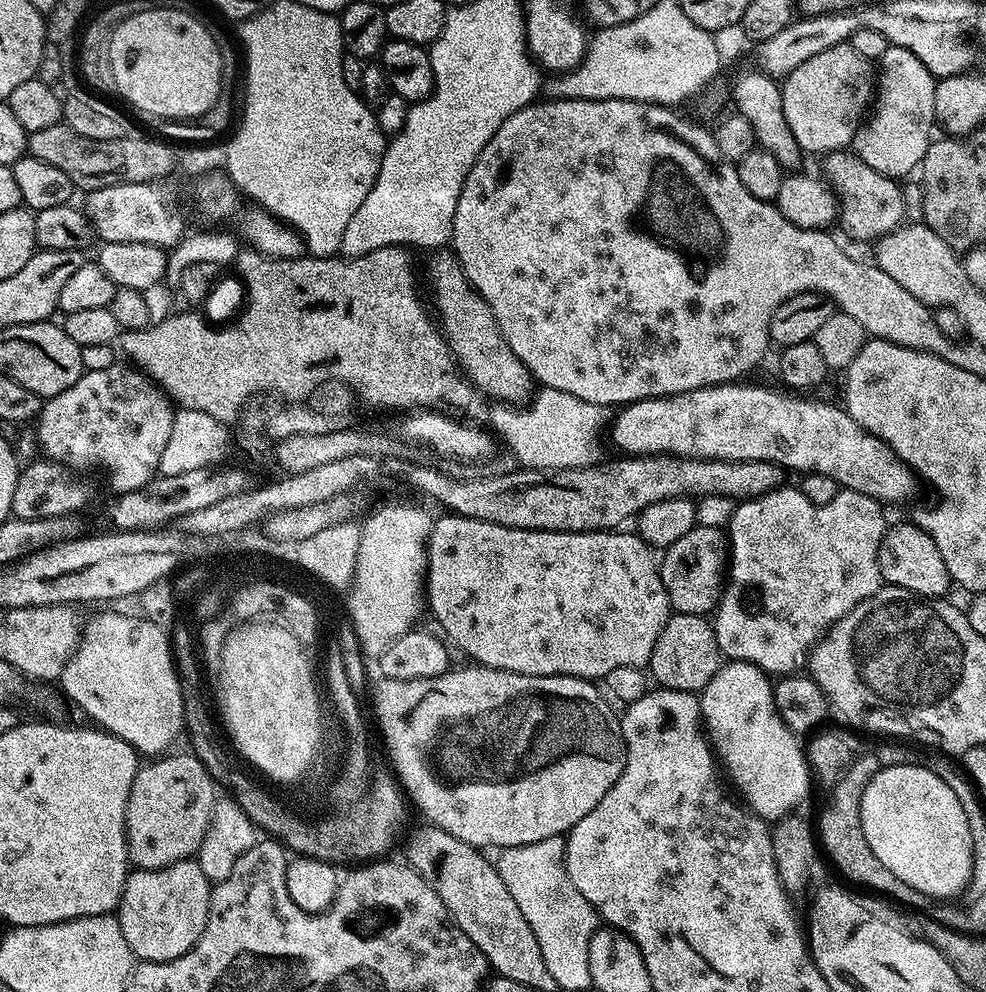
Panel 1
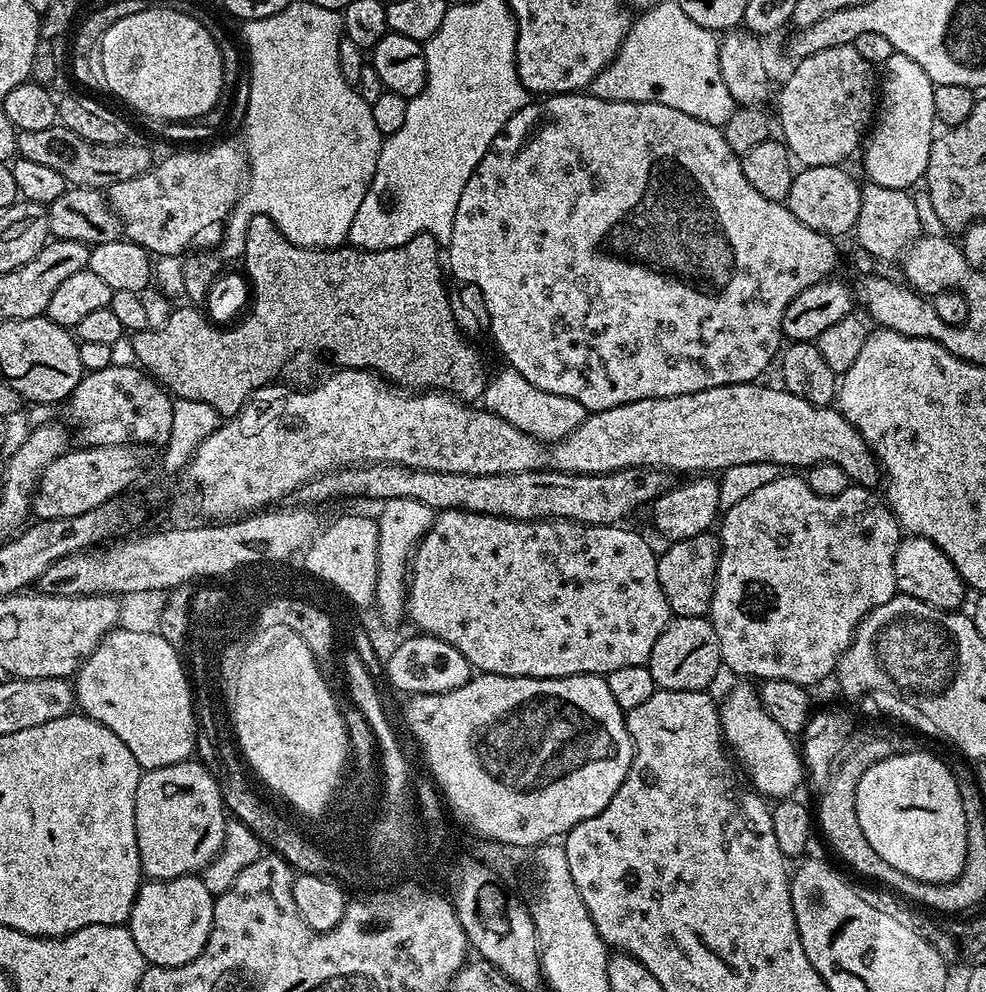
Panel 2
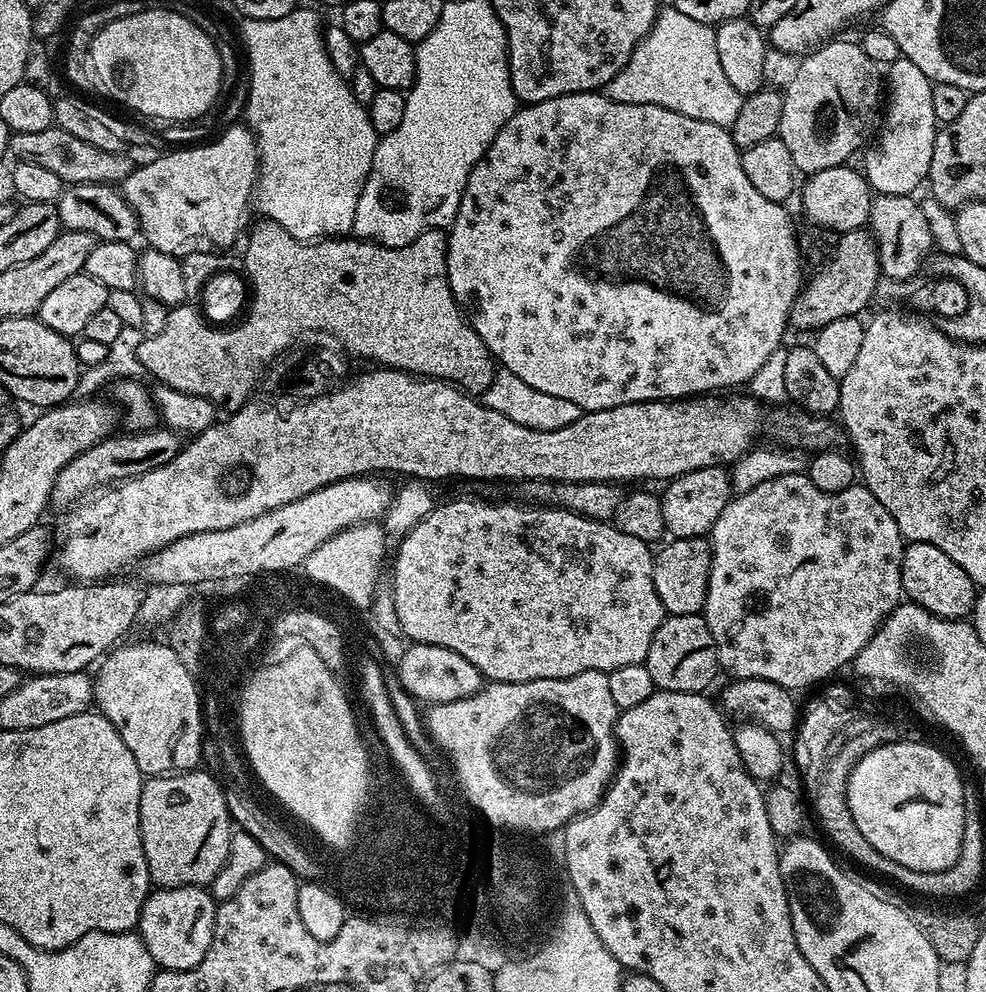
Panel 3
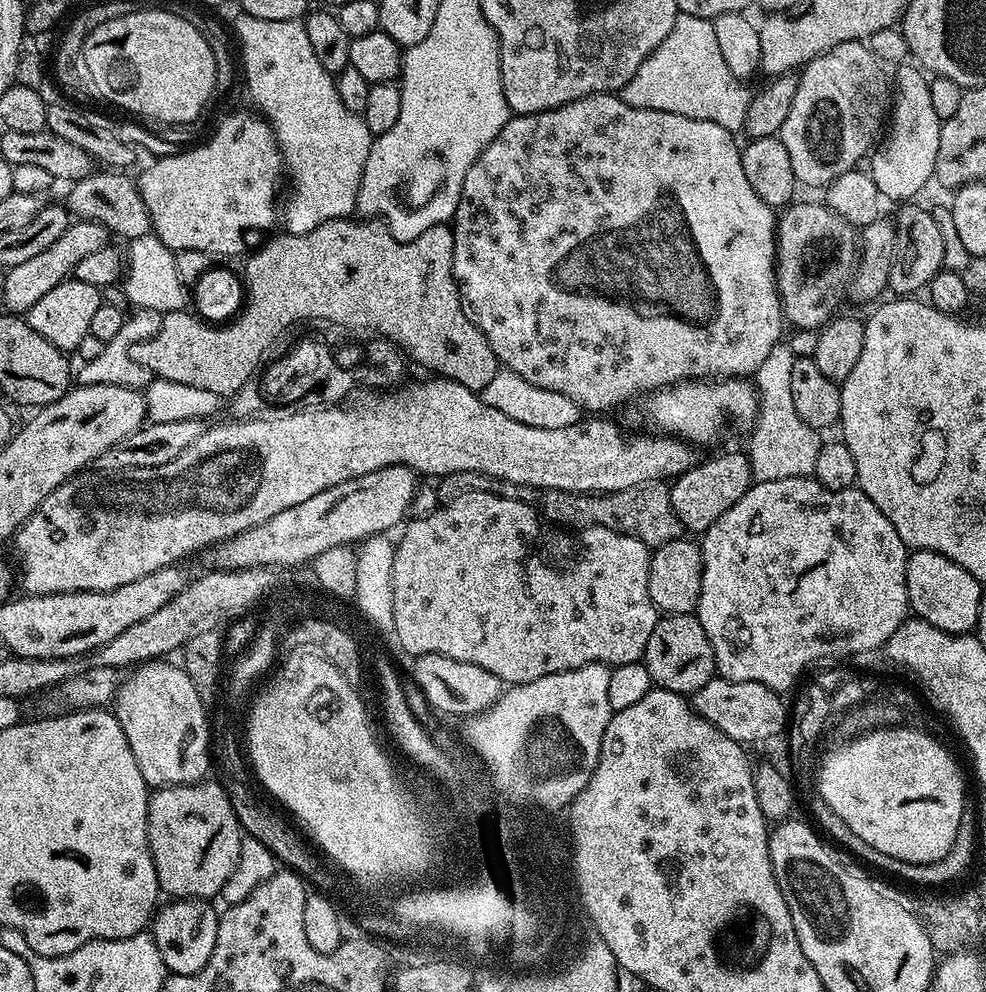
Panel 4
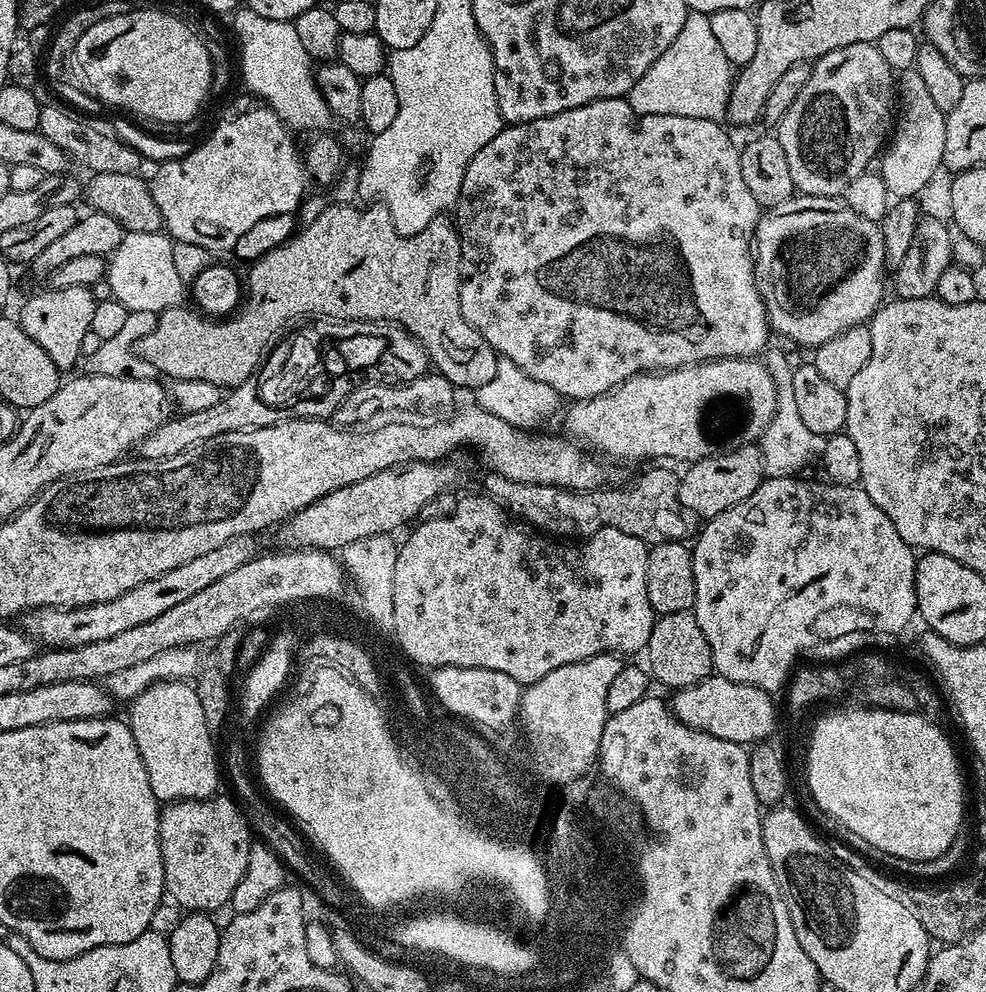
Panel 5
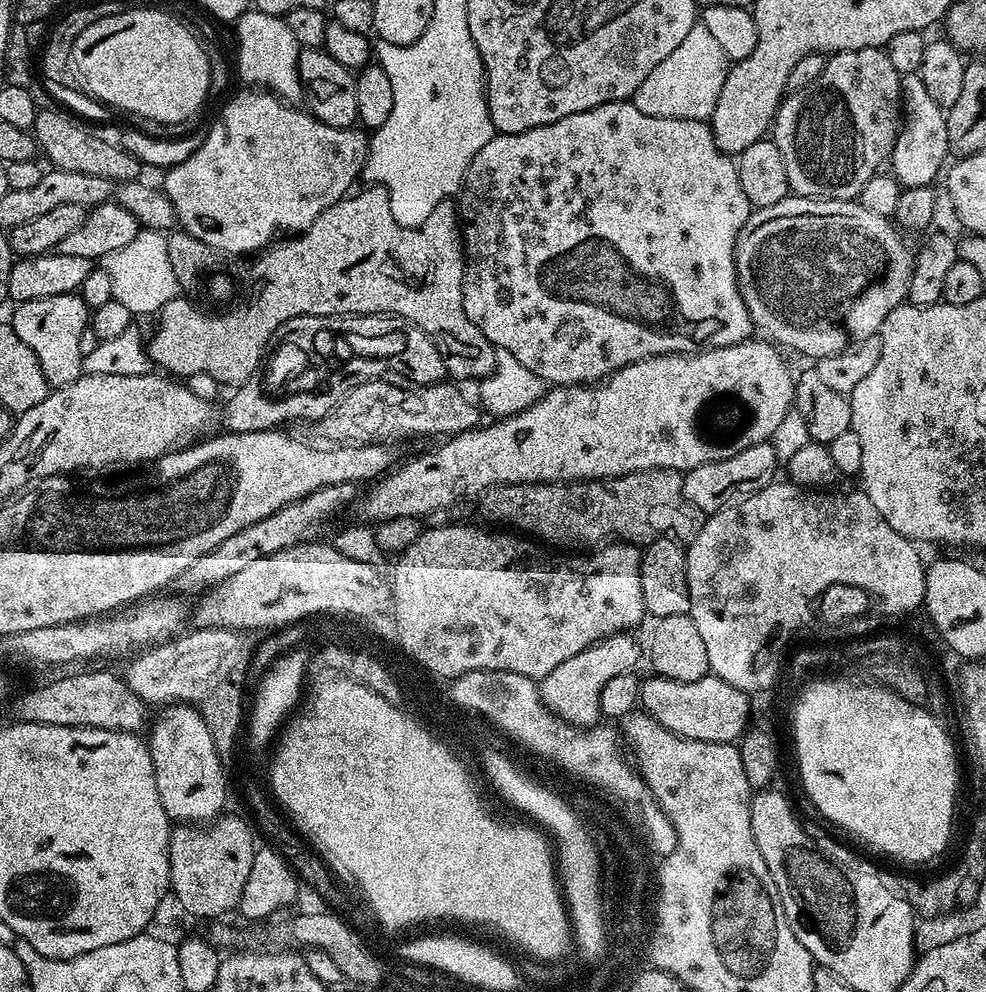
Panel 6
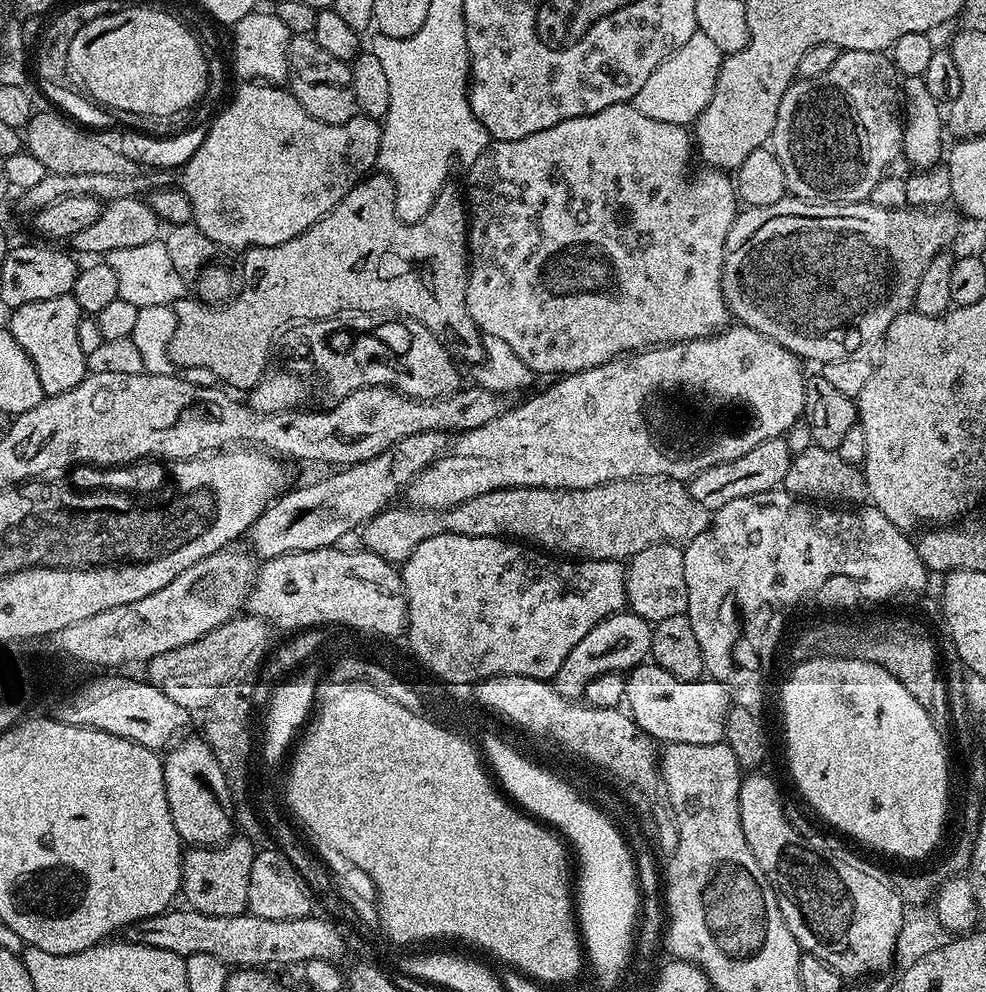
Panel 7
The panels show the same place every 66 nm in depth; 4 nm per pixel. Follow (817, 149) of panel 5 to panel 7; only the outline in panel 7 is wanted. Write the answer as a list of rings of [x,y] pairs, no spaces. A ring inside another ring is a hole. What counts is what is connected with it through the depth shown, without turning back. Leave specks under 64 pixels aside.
[[[841,51],[838,62],[826,70],[826,74],[818,74],[813,80],[797,79],[789,84],[786,94],[782,94],[782,102],[778,106],[778,118],[774,122],[774,130],[770,147],[775,152],[778,162],[782,162],[782,171],[786,174],[789,193],[802,200],[811,200],[818,204],[859,204],[867,201],[872,195],[874,186],[889,171],[888,168],[902,156],[904,147],[904,121],[902,119],[902,88],[898,83],[896,67],[891,59],[882,52],[845,52]]]

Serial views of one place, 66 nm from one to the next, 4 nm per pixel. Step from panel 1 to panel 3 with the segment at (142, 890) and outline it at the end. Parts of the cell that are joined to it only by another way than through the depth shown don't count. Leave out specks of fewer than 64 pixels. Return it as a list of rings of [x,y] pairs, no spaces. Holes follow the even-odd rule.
[[[182,886],[181,888],[156,888],[149,891],[142,906],[138,925],[141,942],[150,950],[150,958],[161,969],[169,972],[190,970],[206,958],[214,938],[217,901],[207,887]]]

